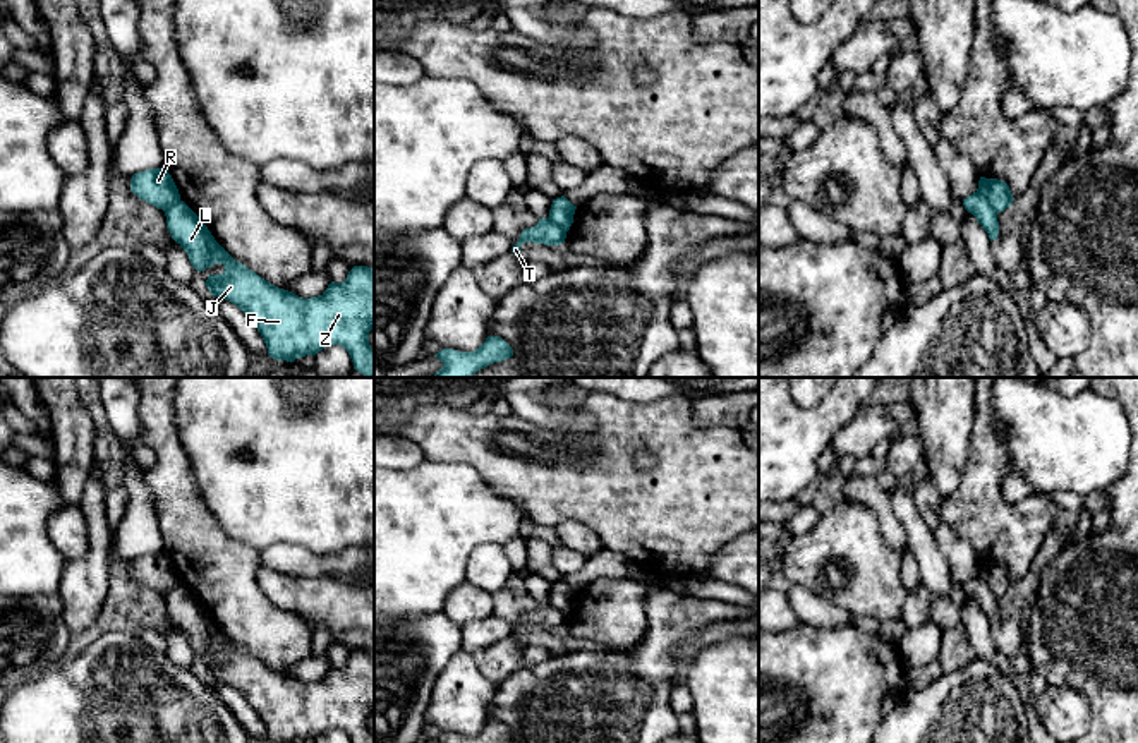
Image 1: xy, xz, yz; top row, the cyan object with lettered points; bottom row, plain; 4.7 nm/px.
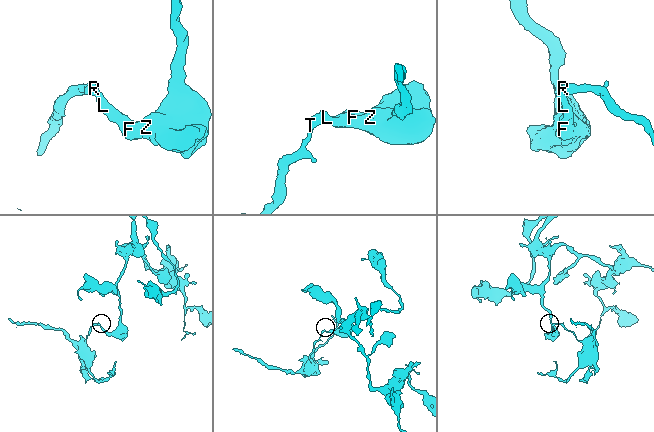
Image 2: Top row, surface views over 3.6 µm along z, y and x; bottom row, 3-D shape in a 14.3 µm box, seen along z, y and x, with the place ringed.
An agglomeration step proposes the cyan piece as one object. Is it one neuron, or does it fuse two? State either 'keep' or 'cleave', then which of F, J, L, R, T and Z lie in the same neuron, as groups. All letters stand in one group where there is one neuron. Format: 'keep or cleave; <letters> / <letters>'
cleave; F J L Z / R T

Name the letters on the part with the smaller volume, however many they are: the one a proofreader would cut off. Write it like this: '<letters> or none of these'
R, T

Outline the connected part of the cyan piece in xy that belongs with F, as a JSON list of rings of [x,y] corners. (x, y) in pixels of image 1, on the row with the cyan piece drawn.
[[[184,201],[168,206],[165,216],[172,239],[187,252],[194,269],[223,264],[225,271],[209,275],[204,285],[211,295],[230,300],[249,317],[269,357],[294,362],[340,345],[355,371],[374,378],[374,350],[369,345],[374,328],[374,268],[354,266],[345,281],[331,281],[323,295],[302,299],[235,261]]]

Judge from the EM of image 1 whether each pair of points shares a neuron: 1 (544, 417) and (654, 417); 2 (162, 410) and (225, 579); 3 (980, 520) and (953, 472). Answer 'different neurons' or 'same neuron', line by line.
1: different neurons
2: same neuron
3: different neurons

